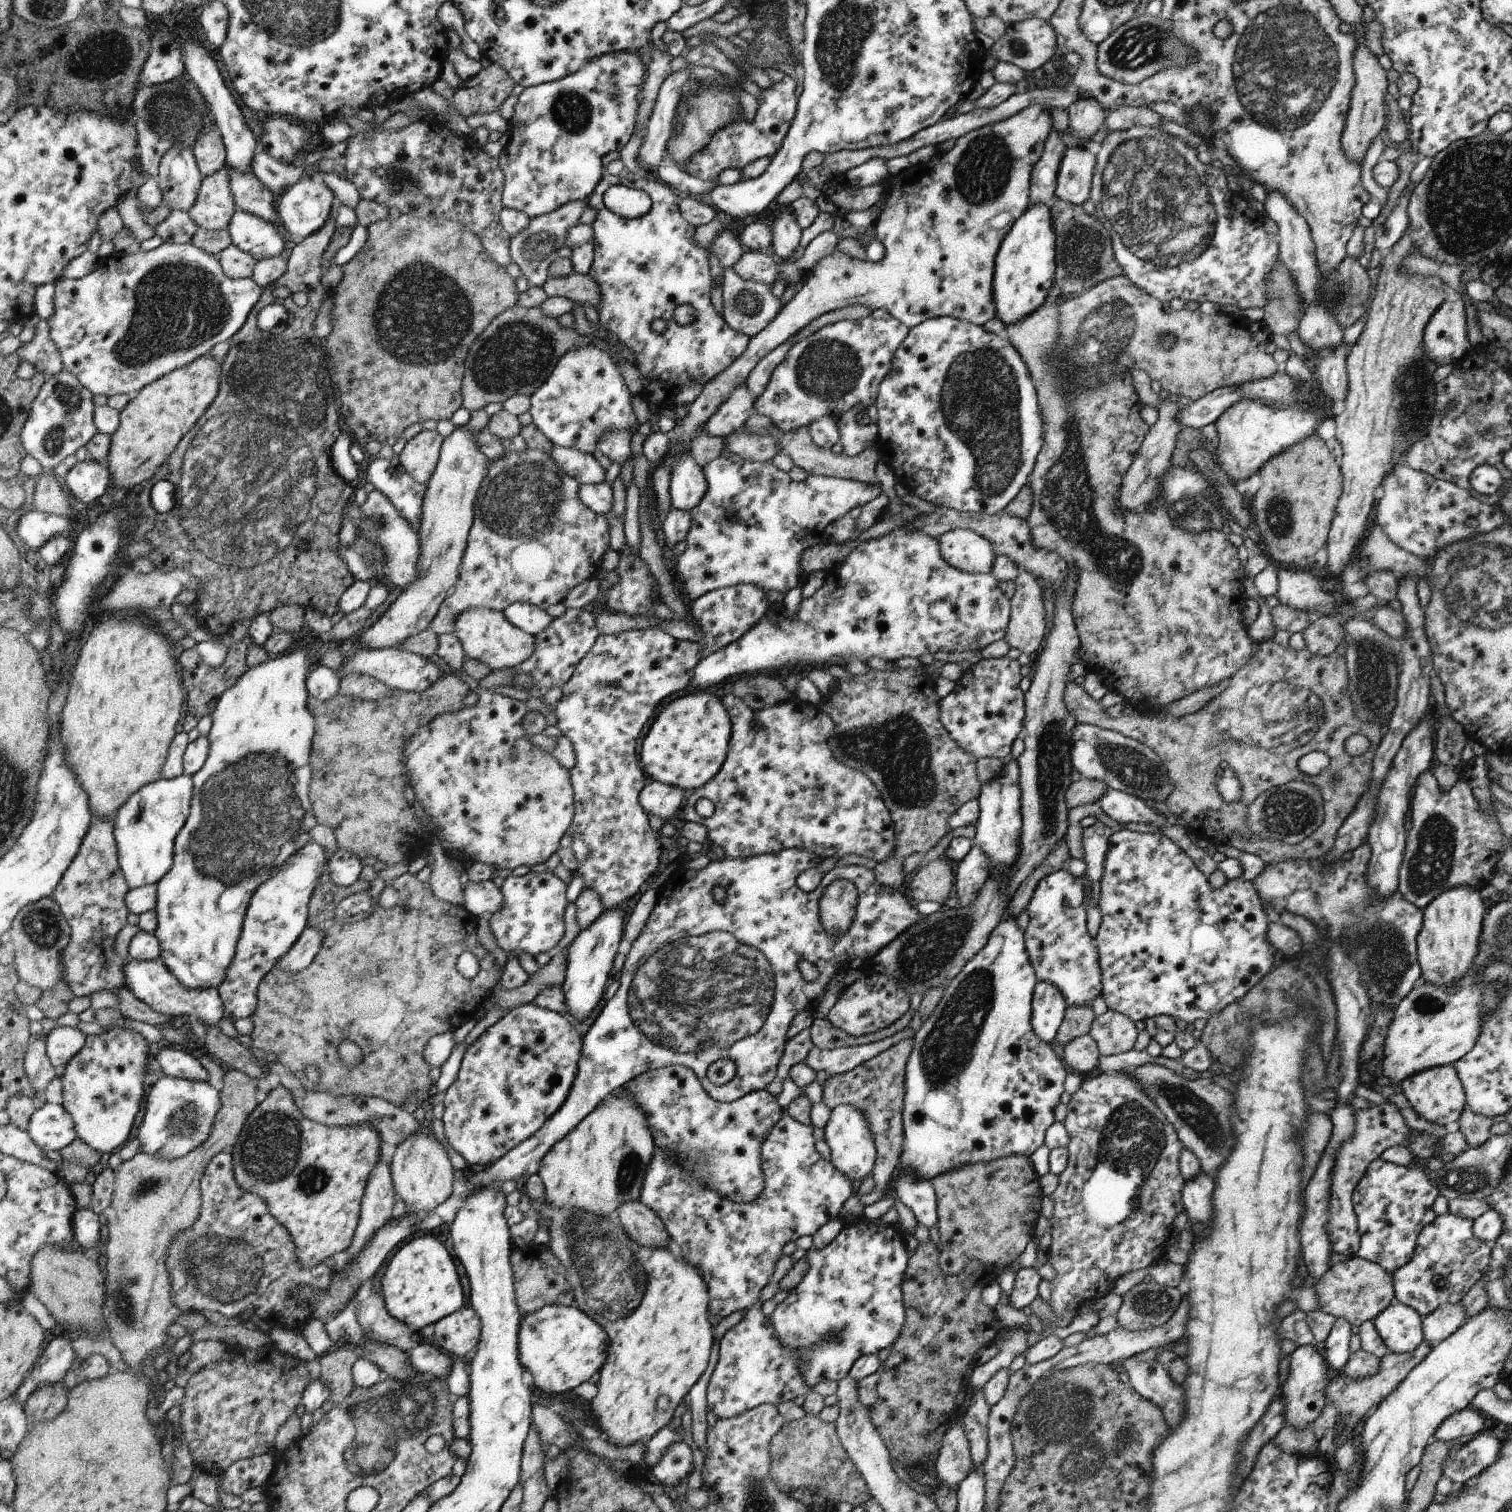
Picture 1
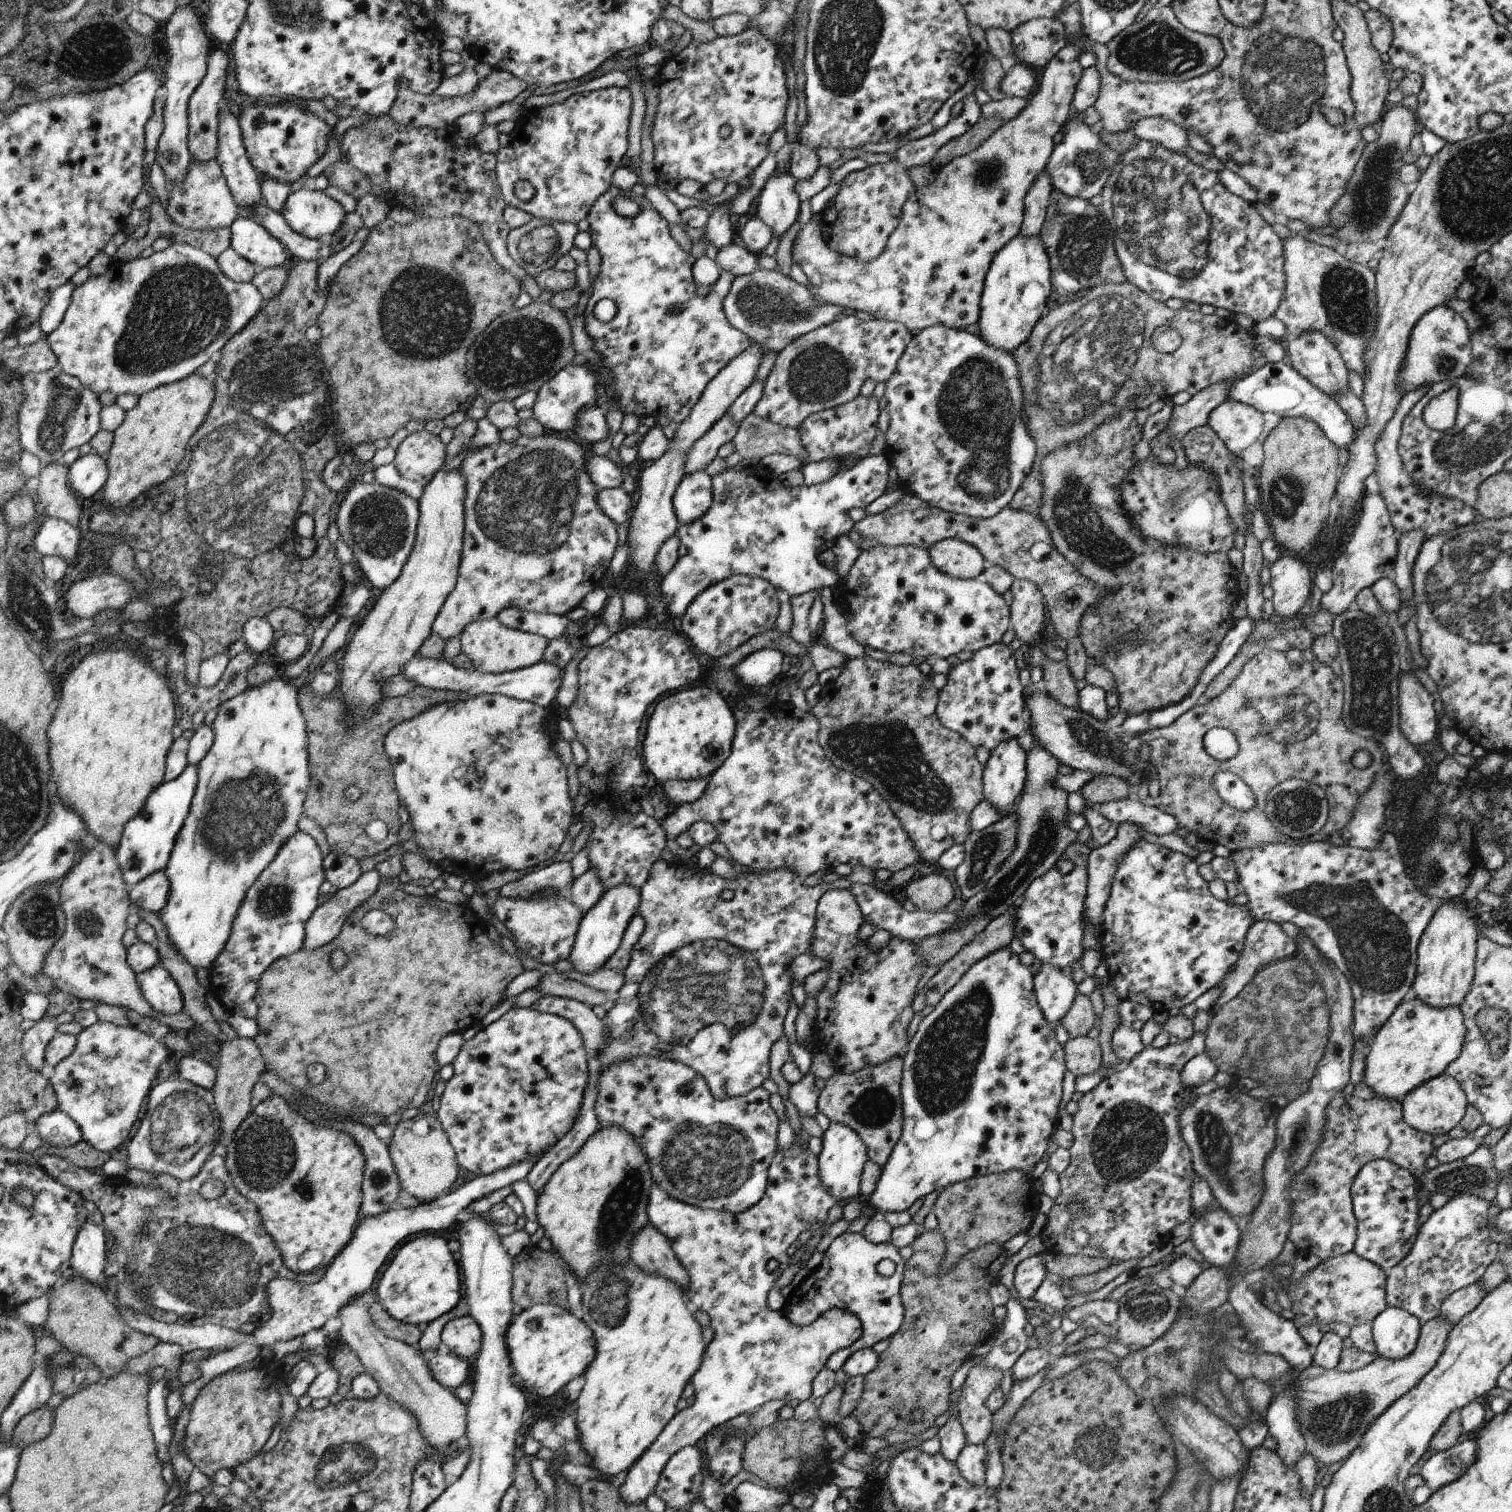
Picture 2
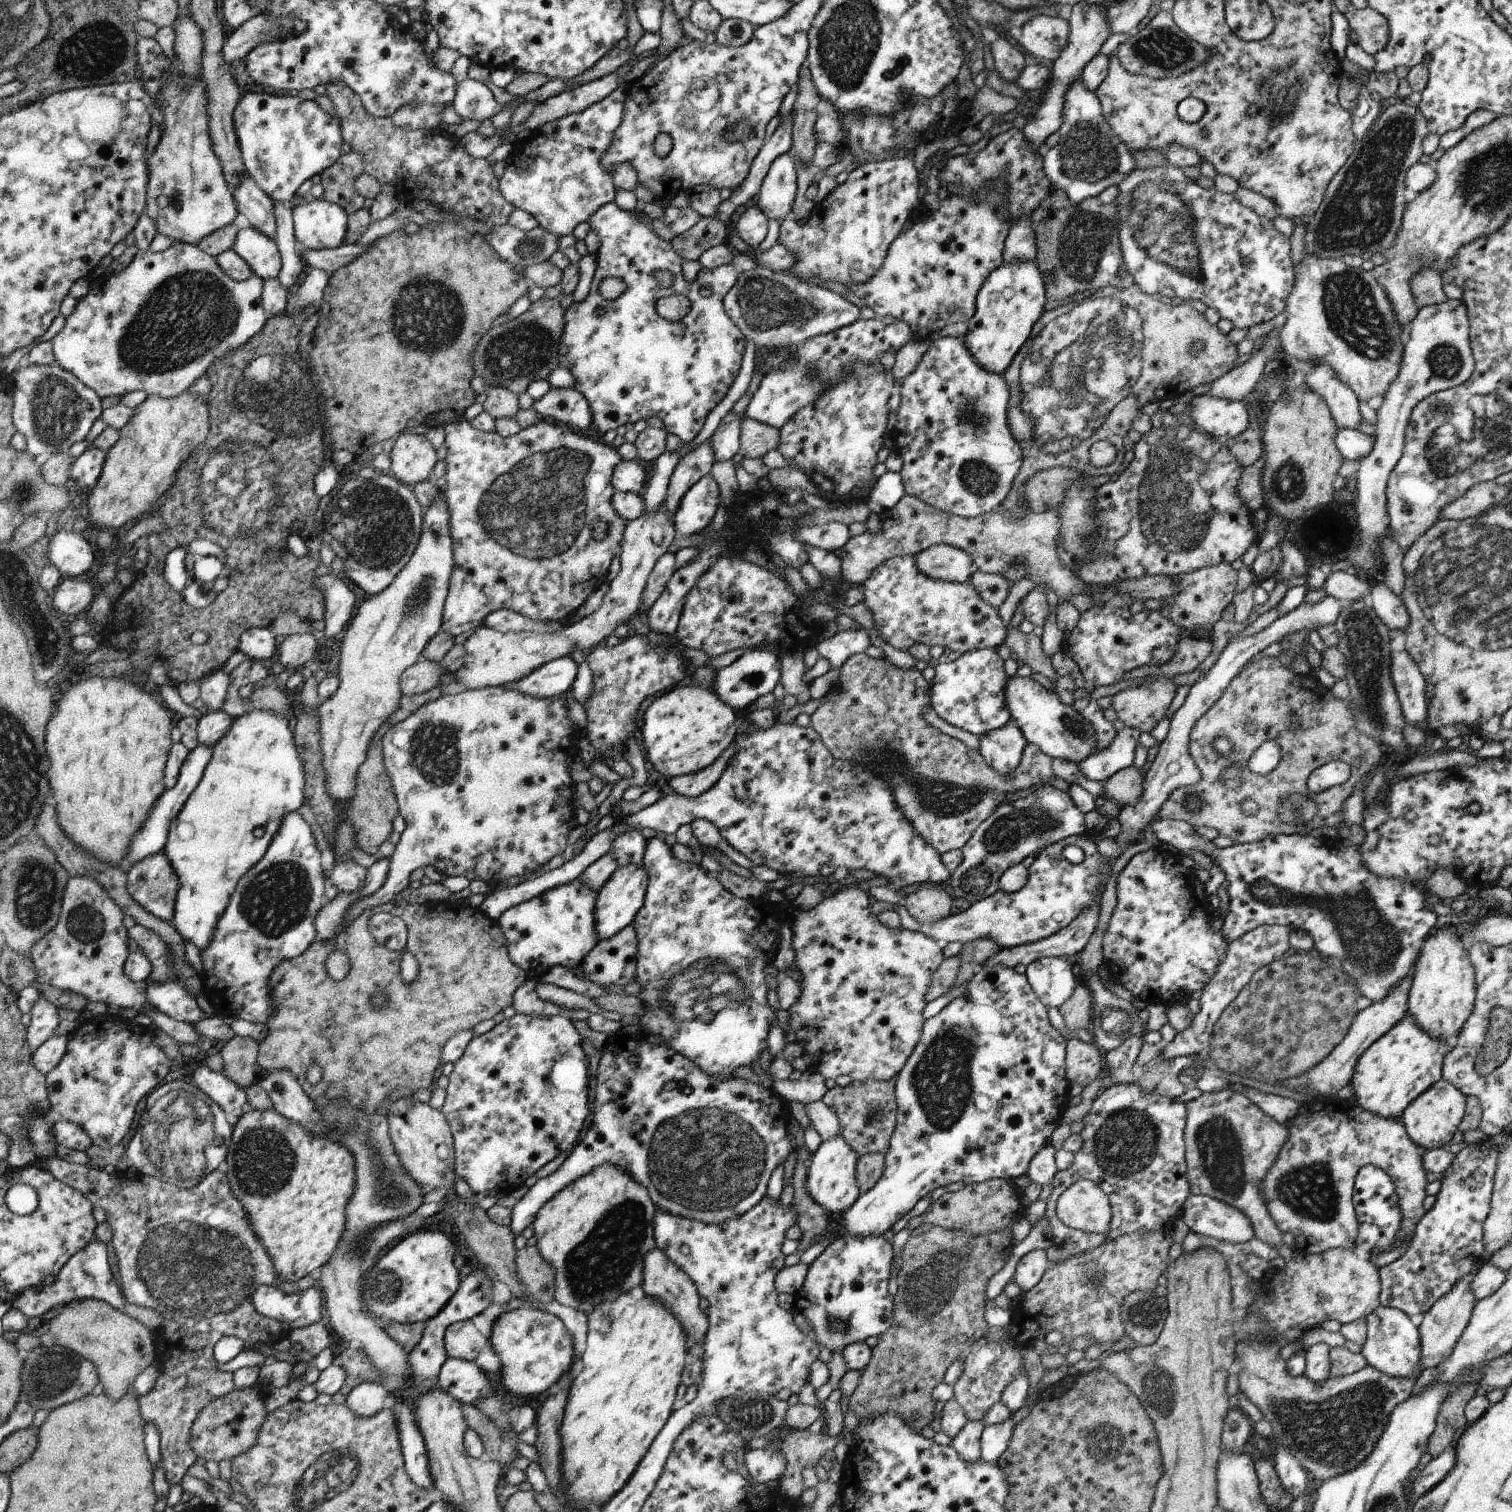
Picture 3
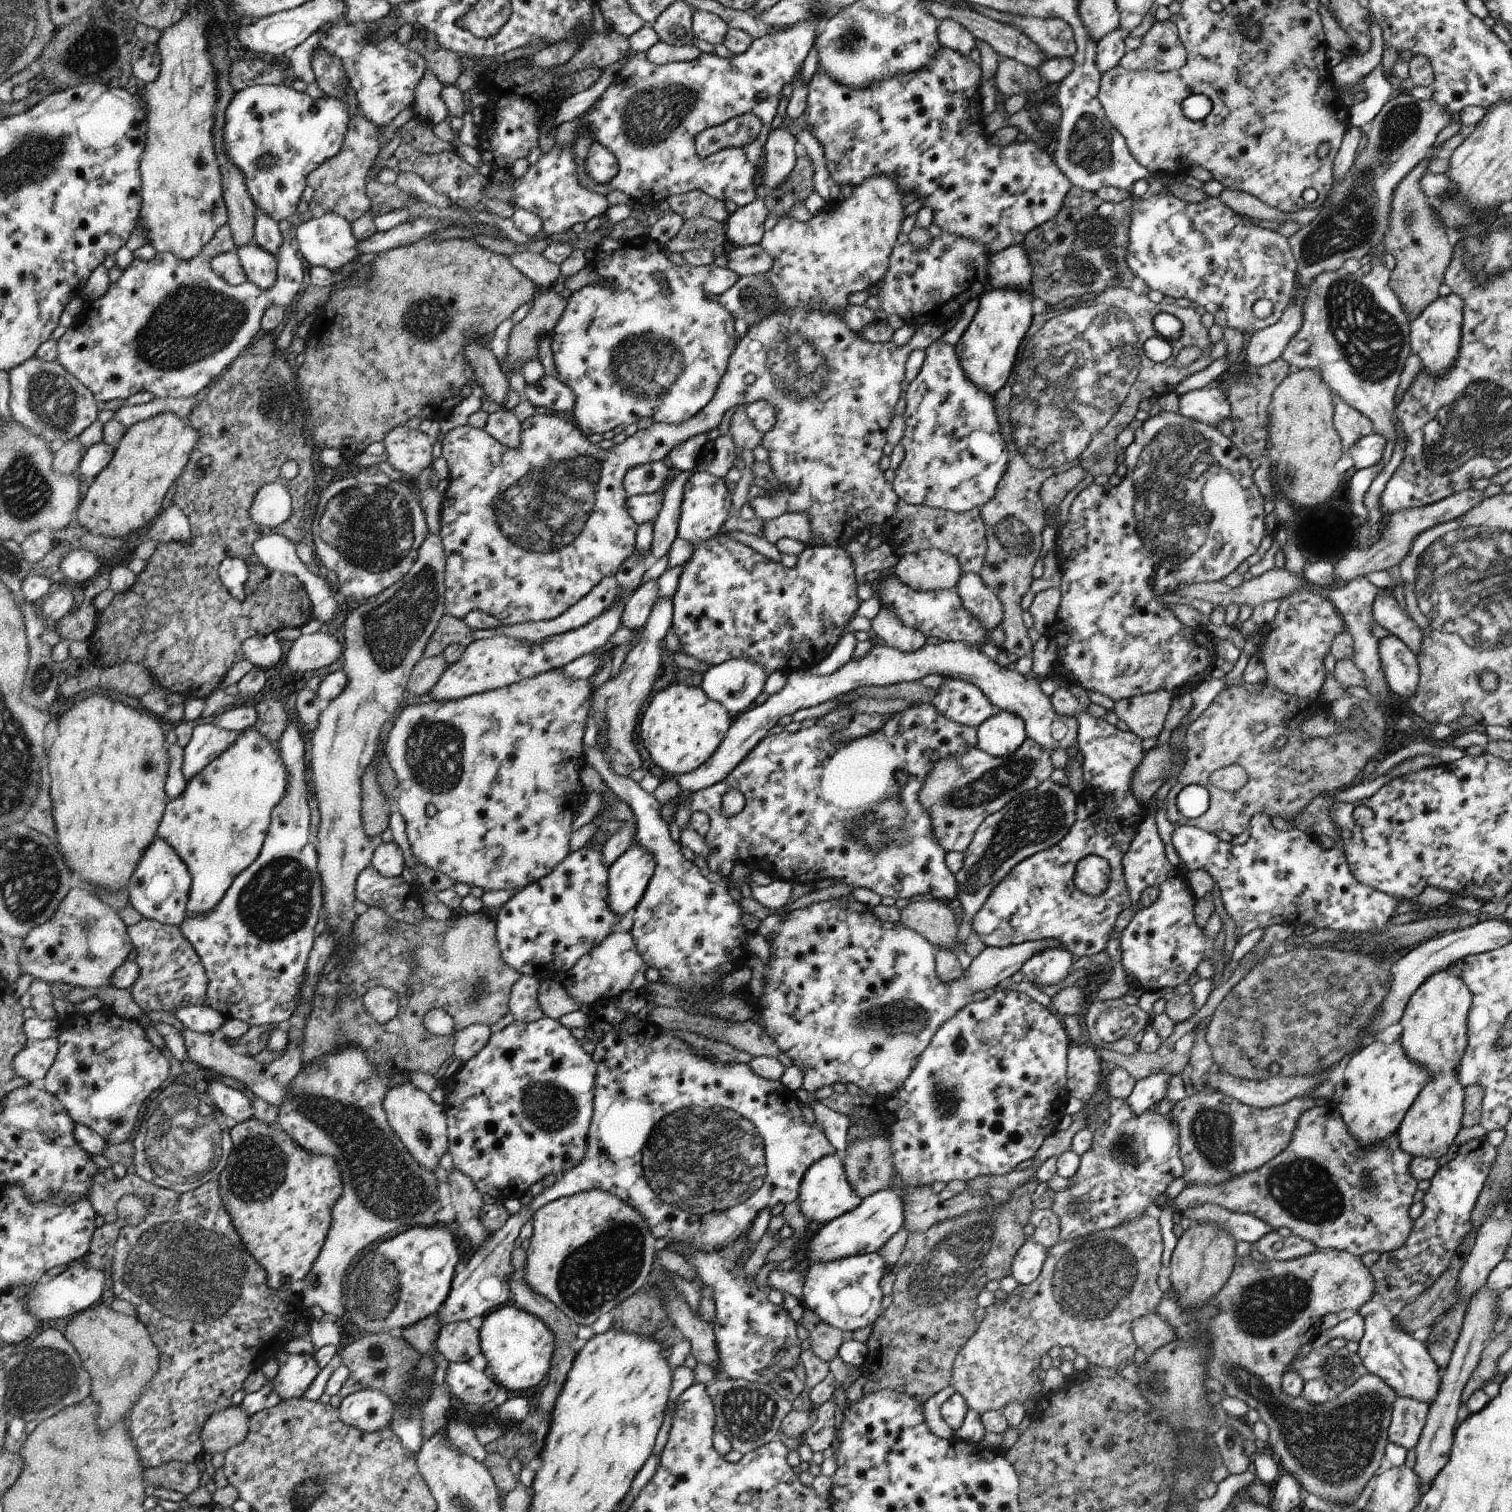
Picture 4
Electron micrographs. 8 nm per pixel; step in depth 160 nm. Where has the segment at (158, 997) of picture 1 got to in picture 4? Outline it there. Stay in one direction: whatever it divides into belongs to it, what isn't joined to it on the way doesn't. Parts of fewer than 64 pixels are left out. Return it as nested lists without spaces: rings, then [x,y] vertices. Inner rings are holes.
[[[207,1004],[180,1007],[175,1010],[174,1014],[180,1022],[183,1022],[186,1029],[213,1035],[217,1035],[221,1026],[227,1021],[223,1014]]]

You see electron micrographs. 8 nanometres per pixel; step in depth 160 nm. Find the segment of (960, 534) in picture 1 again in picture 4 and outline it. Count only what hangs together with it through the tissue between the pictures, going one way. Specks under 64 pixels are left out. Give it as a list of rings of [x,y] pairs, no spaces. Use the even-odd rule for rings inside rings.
[[[938,549],[904,553],[894,567],[894,575],[915,591],[954,590],[962,576],[957,558]]]

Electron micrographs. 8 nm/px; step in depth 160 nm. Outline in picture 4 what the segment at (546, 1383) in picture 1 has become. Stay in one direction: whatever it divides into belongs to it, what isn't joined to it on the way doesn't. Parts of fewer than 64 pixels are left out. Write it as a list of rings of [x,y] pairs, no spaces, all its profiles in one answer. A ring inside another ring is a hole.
[[[502,1305],[485,1316],[481,1328],[482,1354],[488,1361],[486,1371],[500,1387],[504,1386],[508,1391],[534,1388],[552,1368],[556,1336],[544,1323],[514,1305]]]

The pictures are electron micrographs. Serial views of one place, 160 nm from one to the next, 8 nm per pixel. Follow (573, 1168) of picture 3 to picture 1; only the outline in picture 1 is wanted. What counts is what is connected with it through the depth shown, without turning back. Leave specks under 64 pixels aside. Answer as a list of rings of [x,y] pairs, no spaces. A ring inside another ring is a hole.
[[[684,1065],[650,1069],[620,1090],[633,1095],[648,1115],[656,1149],[681,1159],[681,1166],[697,1181],[735,1203],[749,1203],[765,1189],[761,1148],[770,1129],[780,1120],[780,1106],[766,1090],[748,1093],[731,1103],[721,1103],[705,1090],[697,1073]]]

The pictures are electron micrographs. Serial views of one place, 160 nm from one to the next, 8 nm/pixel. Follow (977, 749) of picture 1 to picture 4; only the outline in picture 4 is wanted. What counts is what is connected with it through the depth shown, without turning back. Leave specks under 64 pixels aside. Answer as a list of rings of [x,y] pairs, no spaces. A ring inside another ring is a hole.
[[[944,679],[938,695],[930,701],[947,719],[978,728],[997,712],[997,708],[977,686],[962,679]]]

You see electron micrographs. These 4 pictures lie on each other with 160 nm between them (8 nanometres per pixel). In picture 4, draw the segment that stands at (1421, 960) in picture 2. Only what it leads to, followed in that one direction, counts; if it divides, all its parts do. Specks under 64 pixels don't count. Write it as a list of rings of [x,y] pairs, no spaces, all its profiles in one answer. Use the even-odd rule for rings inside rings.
[[[1444,969],[1427,978],[1416,992],[1410,997],[1403,1015],[1399,1020],[1402,1025],[1402,1034],[1399,1038],[1407,1057],[1420,1067],[1431,1073],[1429,1081],[1414,1099],[1412,1106],[1406,1111],[1396,1132],[1400,1148],[1414,1157],[1427,1159],[1442,1158],[1456,1138],[1456,1134],[1463,1127],[1461,1120],[1464,1114],[1465,1088],[1459,1081],[1459,1062],[1468,1046],[1467,1016],[1472,1004],[1473,994],[1466,983],[1455,974]]]

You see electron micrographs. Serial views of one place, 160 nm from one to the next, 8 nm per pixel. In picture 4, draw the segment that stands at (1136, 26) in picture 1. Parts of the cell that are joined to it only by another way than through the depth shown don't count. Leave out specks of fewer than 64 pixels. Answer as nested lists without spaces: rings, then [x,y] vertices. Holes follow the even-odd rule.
[[[1170,19],[1154,23],[1141,39],[1142,44],[1136,50],[1127,51],[1118,65],[1129,71],[1148,69],[1161,73],[1178,70],[1186,64],[1186,47]]]

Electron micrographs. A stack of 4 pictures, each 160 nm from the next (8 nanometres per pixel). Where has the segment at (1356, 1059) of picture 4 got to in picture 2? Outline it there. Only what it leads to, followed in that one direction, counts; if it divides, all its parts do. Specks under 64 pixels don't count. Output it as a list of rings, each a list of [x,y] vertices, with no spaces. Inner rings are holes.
[[[1416,997],[1410,1002],[1400,1003],[1369,1044],[1363,1081],[1372,1088],[1376,1097],[1392,1101],[1406,1096],[1422,1083],[1444,1075],[1445,1068],[1458,1058],[1462,1050],[1466,1032],[1464,1021],[1464,1015],[1458,1007],[1437,1009]]]

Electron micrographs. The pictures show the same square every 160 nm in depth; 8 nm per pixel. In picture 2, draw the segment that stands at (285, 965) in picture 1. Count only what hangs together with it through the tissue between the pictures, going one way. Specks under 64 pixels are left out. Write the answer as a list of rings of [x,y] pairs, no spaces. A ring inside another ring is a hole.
[[[373,869],[362,873],[352,886],[335,890],[332,896],[324,901],[322,906],[319,906],[313,916],[309,918],[309,924],[306,925],[306,946],[302,949],[315,949],[336,938],[346,919],[377,892],[381,880],[380,872]]]

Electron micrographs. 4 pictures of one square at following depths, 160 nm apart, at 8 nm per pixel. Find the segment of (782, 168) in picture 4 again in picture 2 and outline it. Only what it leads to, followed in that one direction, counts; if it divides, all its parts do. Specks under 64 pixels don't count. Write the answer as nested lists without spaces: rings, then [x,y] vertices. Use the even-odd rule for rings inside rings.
[[[775,170],[769,176],[759,194],[758,206],[756,206],[758,217],[773,230],[774,234],[779,236],[779,239],[794,224],[800,212],[801,200],[795,189],[796,183],[797,180],[788,171],[778,171],[776,173]]]

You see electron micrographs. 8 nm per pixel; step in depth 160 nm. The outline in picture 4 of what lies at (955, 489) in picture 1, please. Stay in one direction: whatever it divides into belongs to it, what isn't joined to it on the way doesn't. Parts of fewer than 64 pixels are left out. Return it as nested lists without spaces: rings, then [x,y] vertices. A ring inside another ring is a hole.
[[[938,339],[925,349],[922,368],[909,383],[905,399],[907,405],[903,417],[906,428],[901,440],[905,448],[905,459],[895,471],[895,480],[892,482],[900,500],[911,505],[926,505],[957,513],[980,509],[995,495],[998,481],[1005,473],[1009,461],[1007,446],[1000,434],[993,396],[981,391],[966,378],[954,346]]]

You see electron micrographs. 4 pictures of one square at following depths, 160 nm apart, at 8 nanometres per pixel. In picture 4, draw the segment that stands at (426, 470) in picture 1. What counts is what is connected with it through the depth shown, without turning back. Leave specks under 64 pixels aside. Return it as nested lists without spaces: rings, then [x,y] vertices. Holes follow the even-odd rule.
[[[398,425],[382,441],[387,461],[412,481],[432,464],[432,442],[420,429]]]

